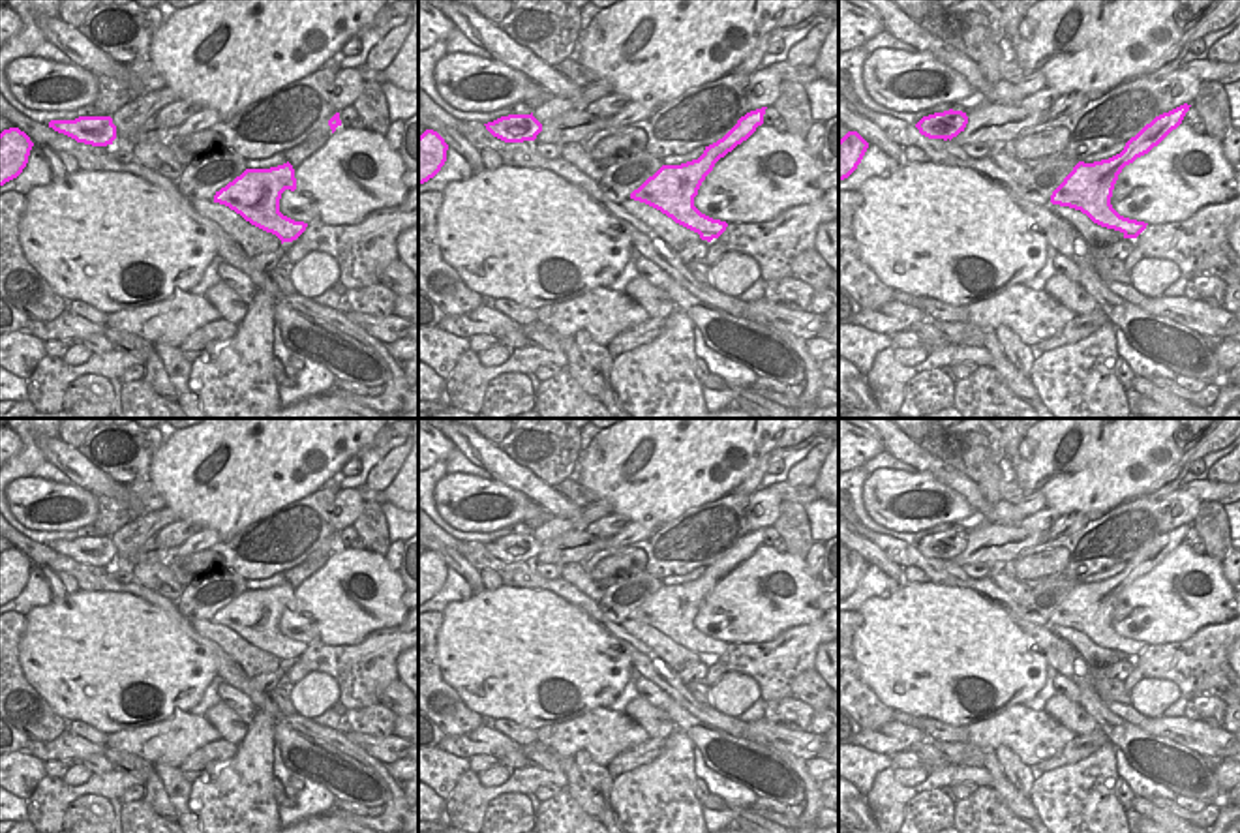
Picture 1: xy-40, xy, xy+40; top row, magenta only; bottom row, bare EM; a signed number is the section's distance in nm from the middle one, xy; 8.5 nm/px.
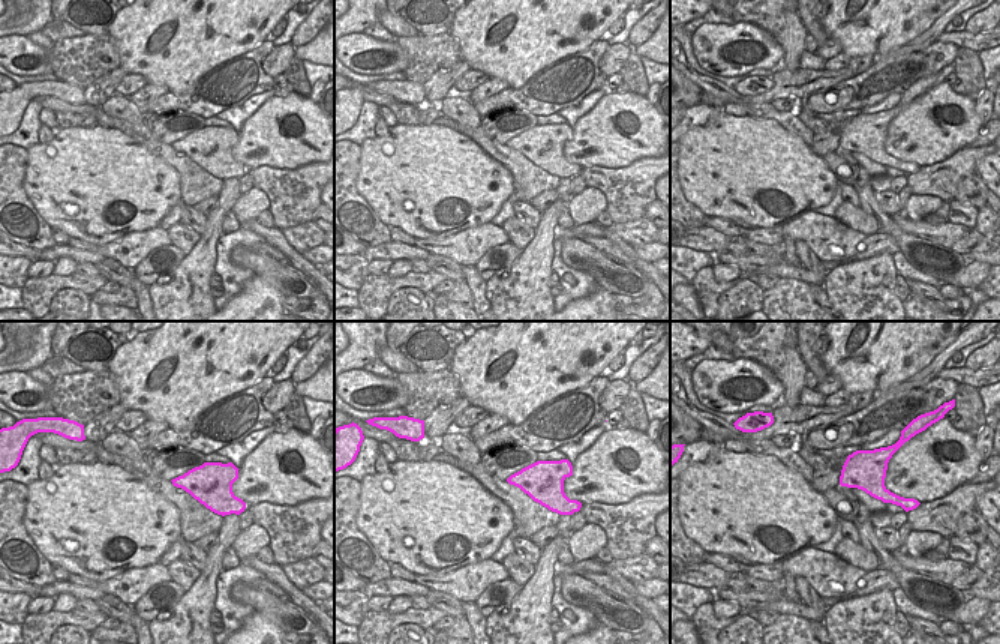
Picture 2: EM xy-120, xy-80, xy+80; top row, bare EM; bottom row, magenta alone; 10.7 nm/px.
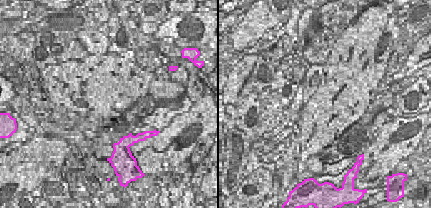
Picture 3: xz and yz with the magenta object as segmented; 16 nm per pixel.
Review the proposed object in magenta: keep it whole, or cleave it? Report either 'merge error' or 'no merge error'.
no merge error

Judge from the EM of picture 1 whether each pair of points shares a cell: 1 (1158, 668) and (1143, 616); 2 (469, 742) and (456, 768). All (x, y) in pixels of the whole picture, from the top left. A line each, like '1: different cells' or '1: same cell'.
1: different cells
2: different cells

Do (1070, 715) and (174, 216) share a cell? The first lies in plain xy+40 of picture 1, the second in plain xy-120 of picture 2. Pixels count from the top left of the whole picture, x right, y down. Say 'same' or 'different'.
different

